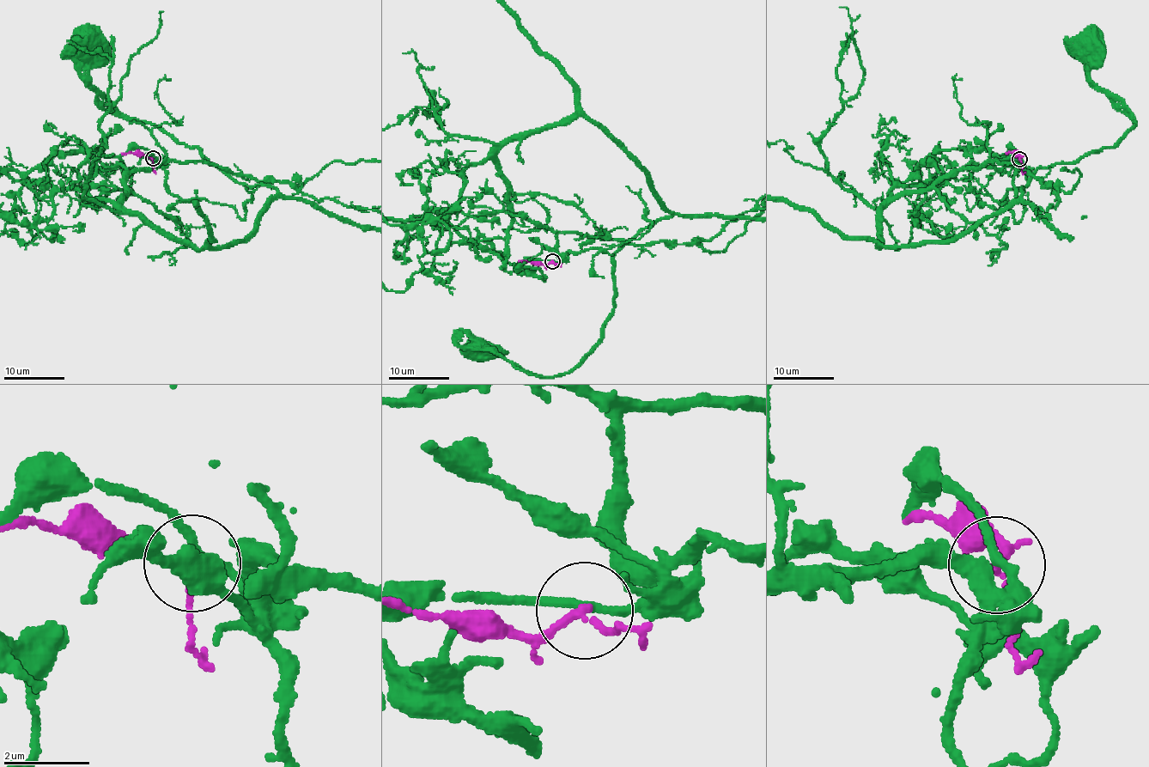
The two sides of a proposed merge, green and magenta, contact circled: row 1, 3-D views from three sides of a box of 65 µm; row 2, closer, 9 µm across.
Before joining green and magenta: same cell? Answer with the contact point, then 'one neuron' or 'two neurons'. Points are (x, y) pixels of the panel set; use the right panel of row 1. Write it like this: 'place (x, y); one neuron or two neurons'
place (1019, 159); two neurons

